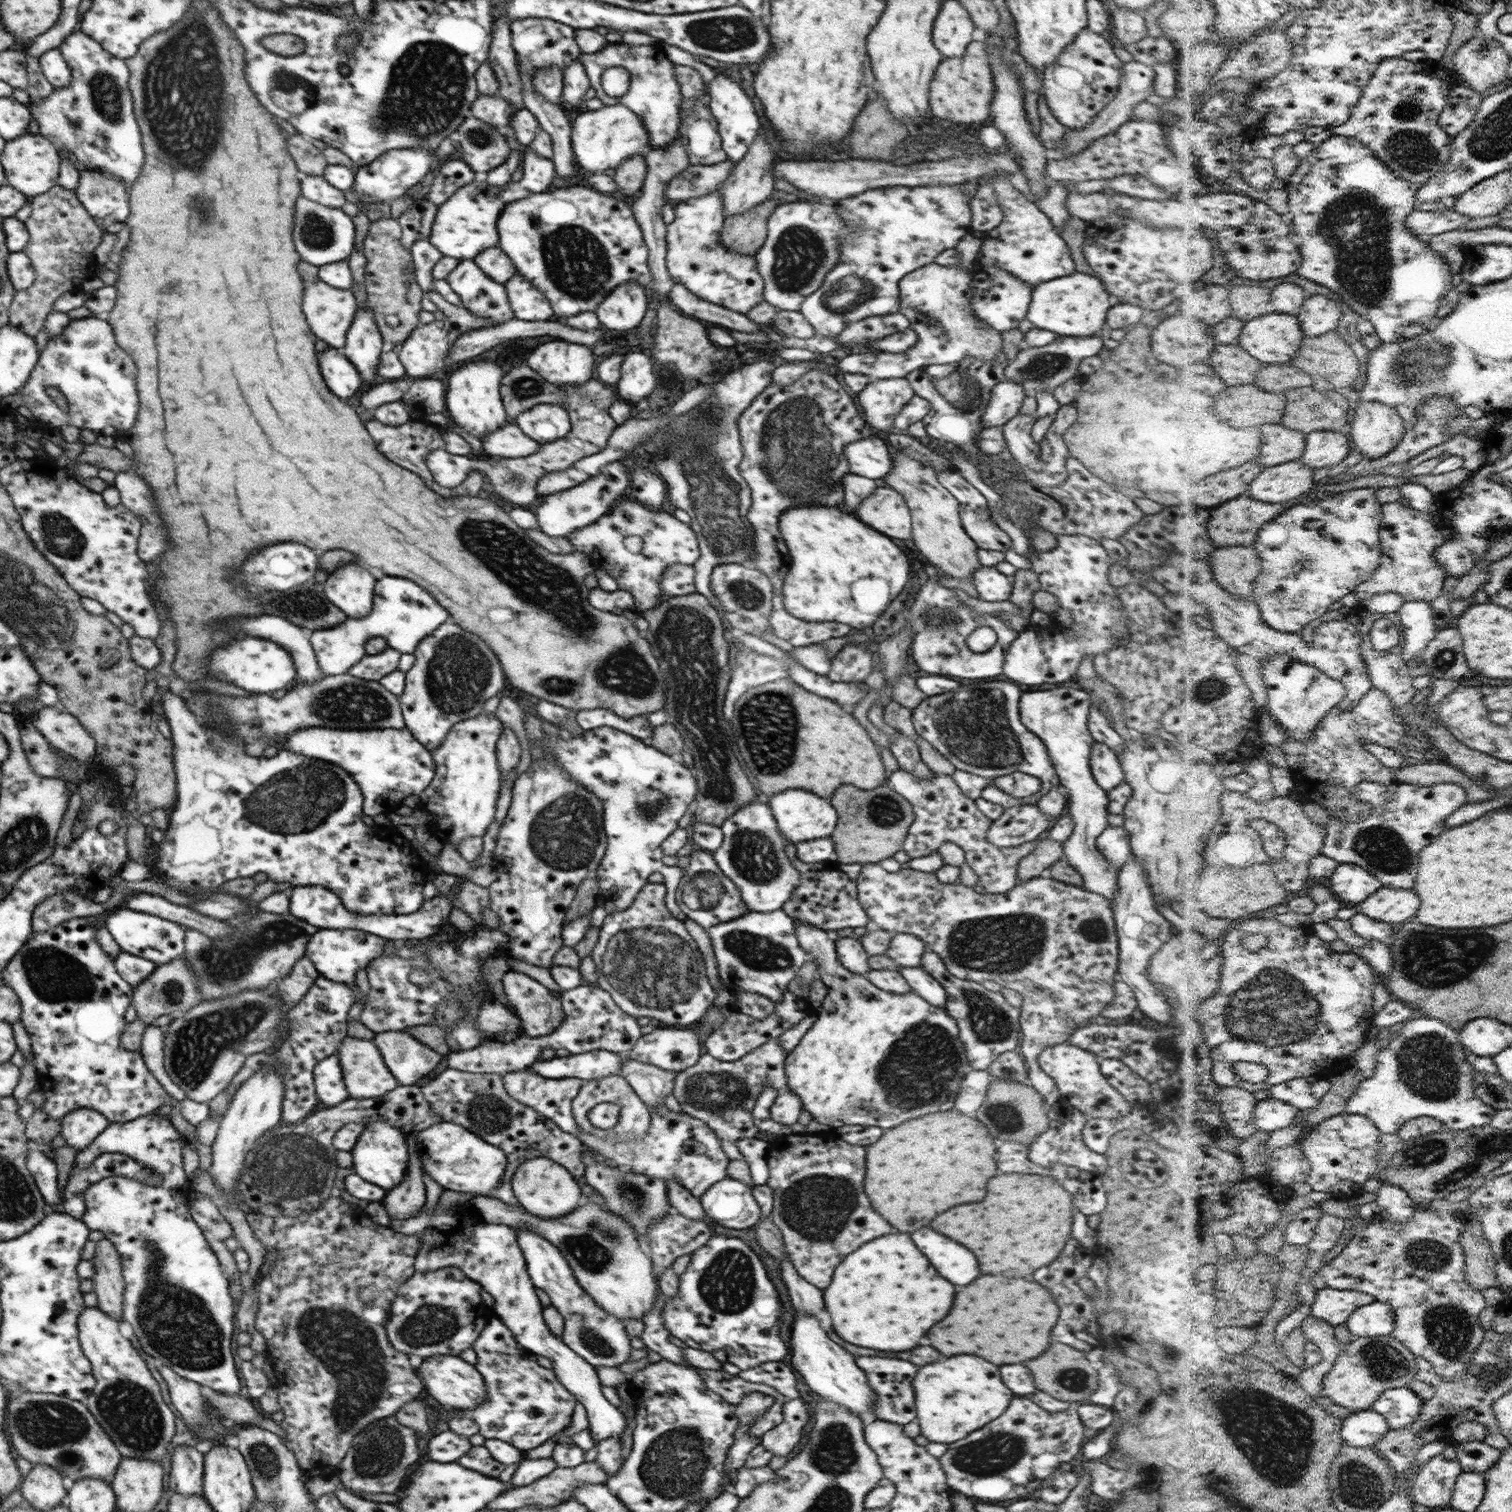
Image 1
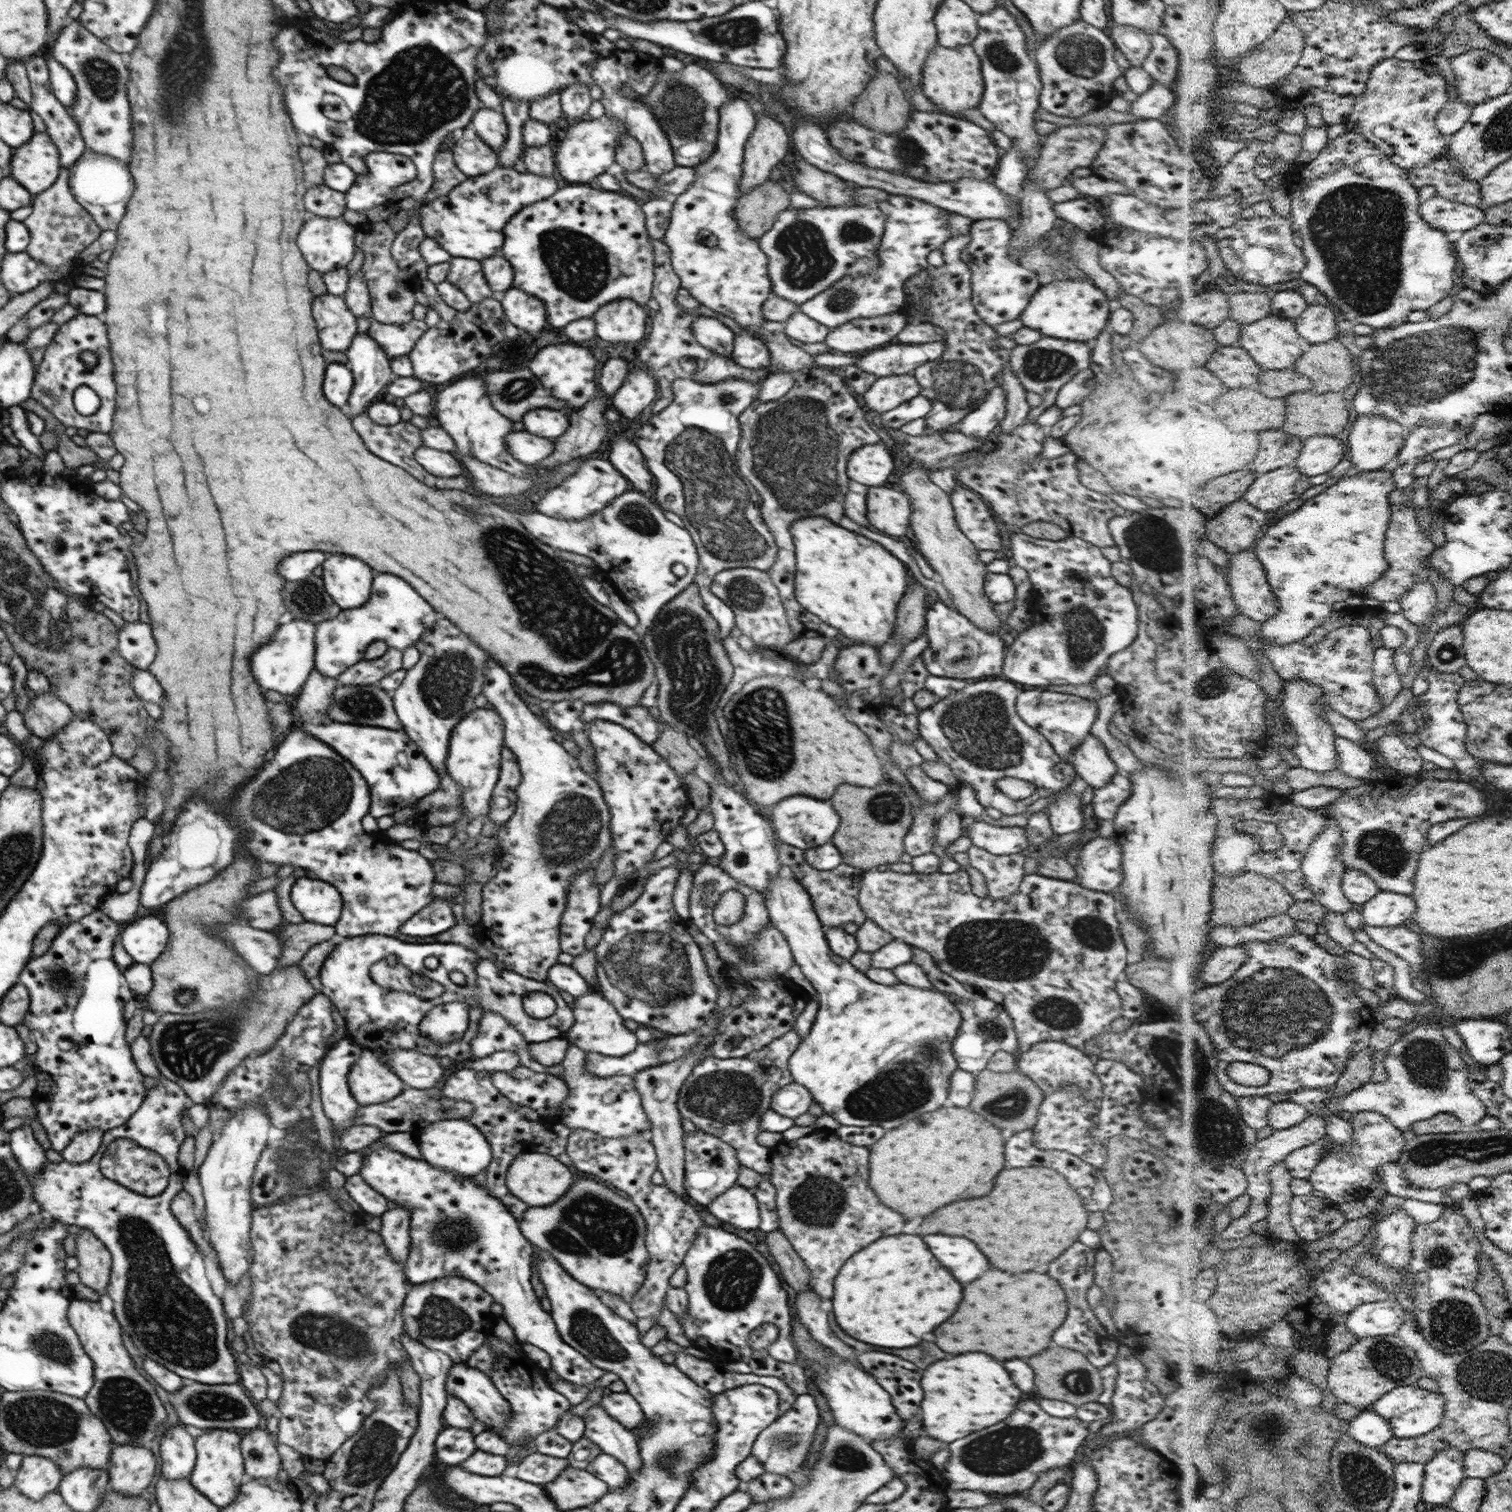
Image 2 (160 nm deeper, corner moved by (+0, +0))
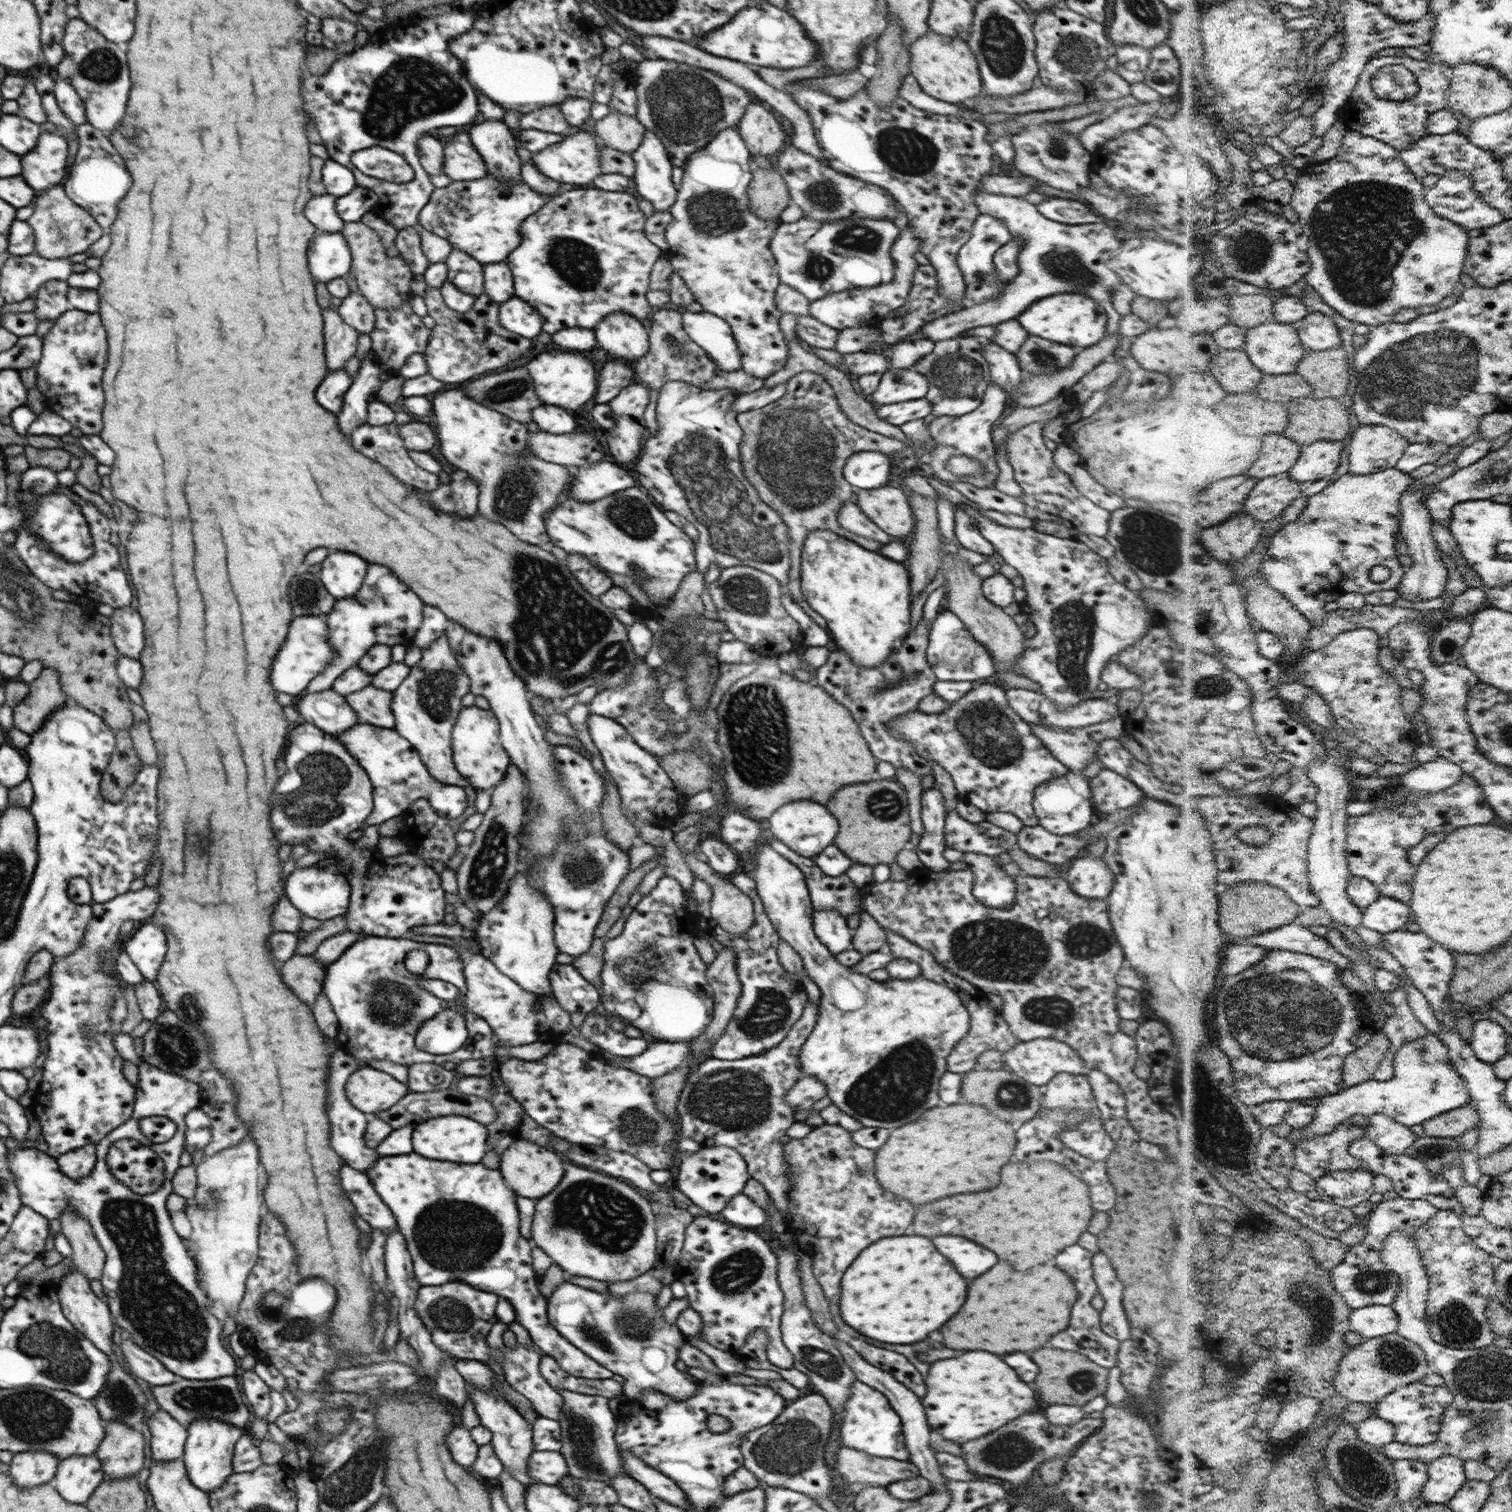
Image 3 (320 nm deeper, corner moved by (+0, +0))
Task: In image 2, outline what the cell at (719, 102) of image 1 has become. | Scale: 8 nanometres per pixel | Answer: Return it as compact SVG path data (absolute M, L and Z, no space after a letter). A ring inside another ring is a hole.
M739 97L730 98L718 110L718 133L715 139L716 148L699 164L692 166L694 177L692 183L680 194L672 199L670 219L661 240L670 250L670 263L674 273L679 277L680 286L701 305L709 310L731 318L739 326L739 333L734 334L730 358L735 364L746 369L757 370L770 363L768 348L761 342L754 330L766 320L761 312L761 305L771 296L771 281L767 274L768 258L761 252L758 239L749 238L738 229L733 209L740 191L742 179L742 156L744 144L754 129L756 116L749 109L745 100Z

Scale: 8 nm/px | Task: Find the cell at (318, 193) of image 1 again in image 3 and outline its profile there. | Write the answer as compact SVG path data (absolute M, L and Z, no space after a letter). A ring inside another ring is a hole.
M321 194L312 197L305 210L303 216L320 232L340 232L344 222L335 212L335 200L337 198L332 194Z

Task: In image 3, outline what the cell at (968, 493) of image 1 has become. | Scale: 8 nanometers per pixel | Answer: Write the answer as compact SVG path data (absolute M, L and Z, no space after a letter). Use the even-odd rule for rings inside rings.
M960 504L954 505L954 533L959 547L971 552L977 552L983 556L991 556L992 545L981 537L976 527L976 522L965 511Z

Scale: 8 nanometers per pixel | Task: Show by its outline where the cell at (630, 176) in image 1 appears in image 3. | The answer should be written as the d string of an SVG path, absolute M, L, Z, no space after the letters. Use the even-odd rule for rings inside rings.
M609 110L599 120L592 121L589 128L603 144L619 152L633 152L646 128L633 116Z

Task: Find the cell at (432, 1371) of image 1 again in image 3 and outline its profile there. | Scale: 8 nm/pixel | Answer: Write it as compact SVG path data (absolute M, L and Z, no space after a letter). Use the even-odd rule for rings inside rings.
M473 1387L467 1388L467 1392L475 1414L479 1417L479 1425L489 1430L491 1434L491 1440L488 1443L492 1446L503 1470L506 1470L519 1484L524 1486L536 1484L537 1482L527 1472L527 1459L534 1450L529 1424L507 1400L493 1395L491 1390L481 1391L481 1389Z

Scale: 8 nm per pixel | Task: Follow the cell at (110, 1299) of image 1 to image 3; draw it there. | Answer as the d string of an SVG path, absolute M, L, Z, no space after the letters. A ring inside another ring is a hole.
M65 1200L64 1209L58 1218L60 1233L71 1247L70 1259L73 1266L88 1280L98 1280L102 1273L105 1253L96 1241L90 1224L69 1208Z

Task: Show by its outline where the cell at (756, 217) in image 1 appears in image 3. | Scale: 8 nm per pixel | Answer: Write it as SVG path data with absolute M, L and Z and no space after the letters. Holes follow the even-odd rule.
M752 165L751 173L752 179L749 181L746 190L749 211L757 218L763 219L765 222L768 222L769 219L778 218L780 212L791 204L784 179L780 176L774 166L770 168L761 168Z

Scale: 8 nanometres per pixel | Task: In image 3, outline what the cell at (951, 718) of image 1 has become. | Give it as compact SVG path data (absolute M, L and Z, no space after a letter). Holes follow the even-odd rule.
M984 682L976 683L965 696L950 703L945 710L937 714L925 714L919 711L900 714L889 726L897 737L907 738L915 752L926 761L932 760L941 766L957 791L957 800L973 804L983 813L1008 812L1016 816L1023 825L1038 824L1031 803L1035 790L1045 781L1067 774L1068 768L1061 764L1044 744L1030 730L1030 726L1015 714L1004 695L1004 689Z

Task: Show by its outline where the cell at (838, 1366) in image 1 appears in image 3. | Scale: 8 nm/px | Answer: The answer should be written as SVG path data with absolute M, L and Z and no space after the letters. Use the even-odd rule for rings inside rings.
M857 1380L851 1383L849 1397L843 1403L839 1436L841 1436L841 1446L843 1447L853 1448L879 1458L908 1460L909 1453L904 1446L900 1418L889 1407L883 1394Z

